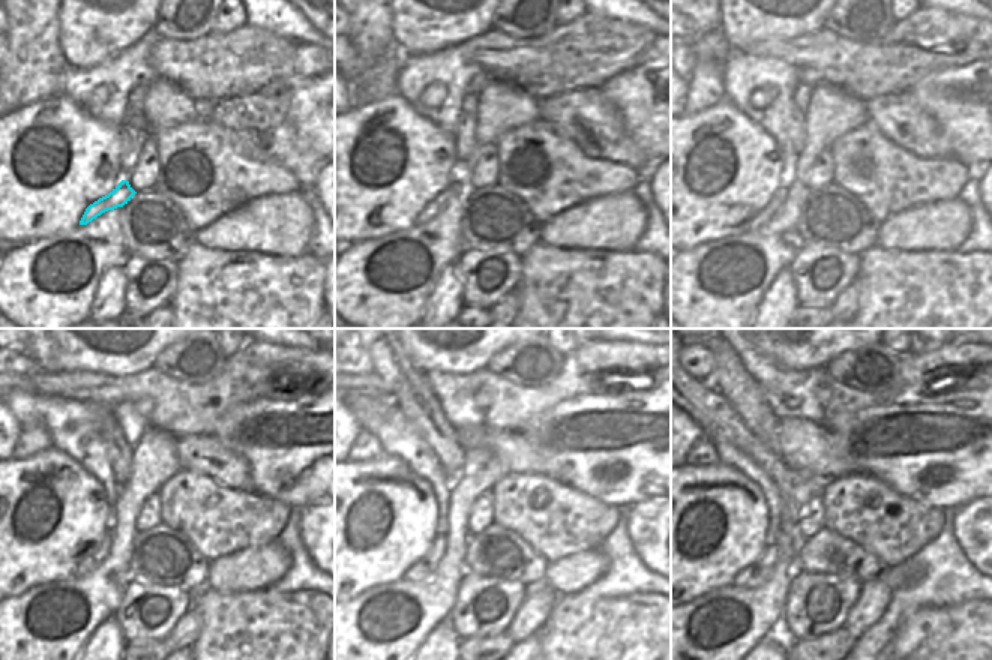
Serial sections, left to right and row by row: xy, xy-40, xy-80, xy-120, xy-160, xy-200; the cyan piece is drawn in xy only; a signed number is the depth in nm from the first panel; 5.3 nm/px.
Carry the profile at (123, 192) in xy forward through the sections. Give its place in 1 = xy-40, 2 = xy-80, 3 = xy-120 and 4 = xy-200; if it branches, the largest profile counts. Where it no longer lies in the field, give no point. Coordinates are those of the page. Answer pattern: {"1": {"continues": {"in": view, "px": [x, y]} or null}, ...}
{"1": {"continues": {"in": "xy-40", "px": [438, 203]}}, "2": {"continues": {"in": "xy-80", "px": [773, 204]}}, "3": {"continues": {"in": "xy-120", "px": [86, 567]}}, "4": {"continues": {"in": "xy-200", "px": [754, 576]}}}

